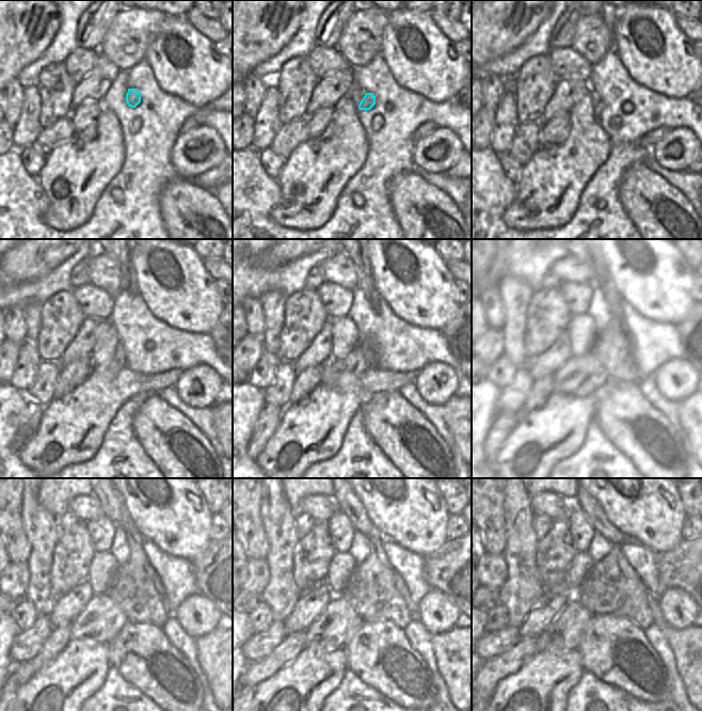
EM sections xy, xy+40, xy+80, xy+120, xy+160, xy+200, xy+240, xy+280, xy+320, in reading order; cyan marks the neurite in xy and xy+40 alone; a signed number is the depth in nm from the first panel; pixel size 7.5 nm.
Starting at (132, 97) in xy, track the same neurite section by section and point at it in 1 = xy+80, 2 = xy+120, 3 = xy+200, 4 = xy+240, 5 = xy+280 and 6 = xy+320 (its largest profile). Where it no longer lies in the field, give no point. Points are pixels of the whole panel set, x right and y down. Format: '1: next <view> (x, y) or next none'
1: next xy+80 (597, 106)
2: next xy+120 (120, 354)
3: next xy+200 (579, 377)
4: next xy+240 (100, 620)
5: next xy+280 (338, 621)
6: next xy+320 (564, 633)

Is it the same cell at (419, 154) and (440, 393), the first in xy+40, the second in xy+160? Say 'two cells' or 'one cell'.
one cell

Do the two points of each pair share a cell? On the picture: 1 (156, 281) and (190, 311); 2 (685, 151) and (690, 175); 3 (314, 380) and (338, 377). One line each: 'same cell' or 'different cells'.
1: same cell
2: different cells
3: different cells

